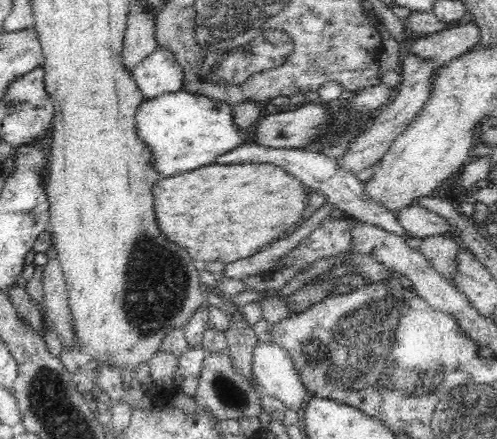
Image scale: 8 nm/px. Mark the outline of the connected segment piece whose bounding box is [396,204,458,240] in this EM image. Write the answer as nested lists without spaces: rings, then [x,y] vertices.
[[[414,204],[408,208],[402,208],[396,214],[396,218],[403,225],[403,229],[414,238],[424,239],[426,237],[436,236],[436,234],[451,234],[458,240],[454,225],[450,225],[439,214],[425,209],[418,204]]]

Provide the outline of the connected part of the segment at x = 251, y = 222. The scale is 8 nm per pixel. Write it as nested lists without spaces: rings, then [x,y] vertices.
[[[216,164],[164,176],[153,186],[154,212],[162,234],[174,244],[182,244],[190,257],[204,262],[236,262],[256,254],[298,223],[309,202],[310,189],[295,176],[273,164]]]

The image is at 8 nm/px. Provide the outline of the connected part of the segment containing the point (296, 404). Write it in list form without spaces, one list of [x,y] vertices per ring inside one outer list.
[[[258,342],[253,351],[252,376],[256,379],[262,390],[282,402],[284,407],[292,411],[304,408],[306,404],[306,387],[301,383],[300,375],[294,370],[291,357],[280,347],[273,343]]]

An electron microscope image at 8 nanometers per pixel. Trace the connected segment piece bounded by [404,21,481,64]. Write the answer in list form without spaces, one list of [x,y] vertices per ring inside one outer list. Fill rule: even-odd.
[[[474,21],[453,27],[432,36],[415,39],[404,46],[405,53],[417,53],[422,59],[432,59],[438,63],[448,63],[460,54],[472,50],[472,46],[479,44],[481,39],[480,27]]]

